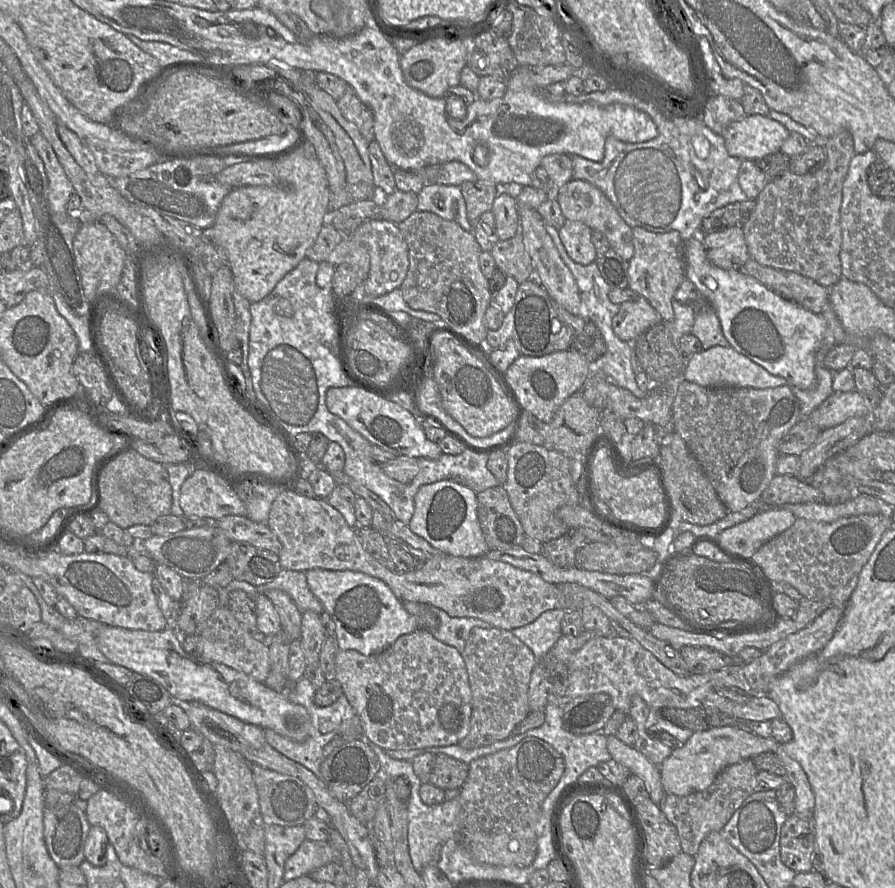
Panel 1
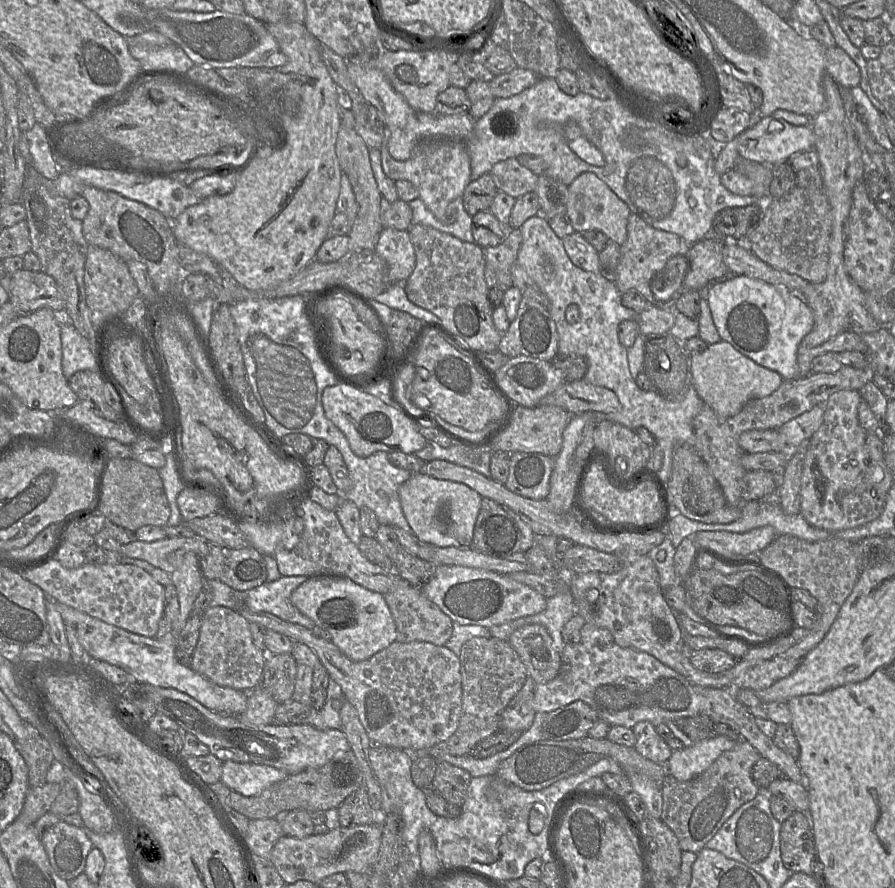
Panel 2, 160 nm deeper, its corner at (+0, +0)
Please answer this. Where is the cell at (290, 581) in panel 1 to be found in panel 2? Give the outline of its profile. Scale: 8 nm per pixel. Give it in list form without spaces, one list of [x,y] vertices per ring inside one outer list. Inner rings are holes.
[[[281,576],[280,579],[273,582],[264,582],[262,585],[255,587],[251,590],[244,591],[244,605],[253,612],[268,612],[280,619],[301,625],[308,630],[312,631],[316,623],[301,613],[290,601],[292,592],[308,579],[307,576]]]

